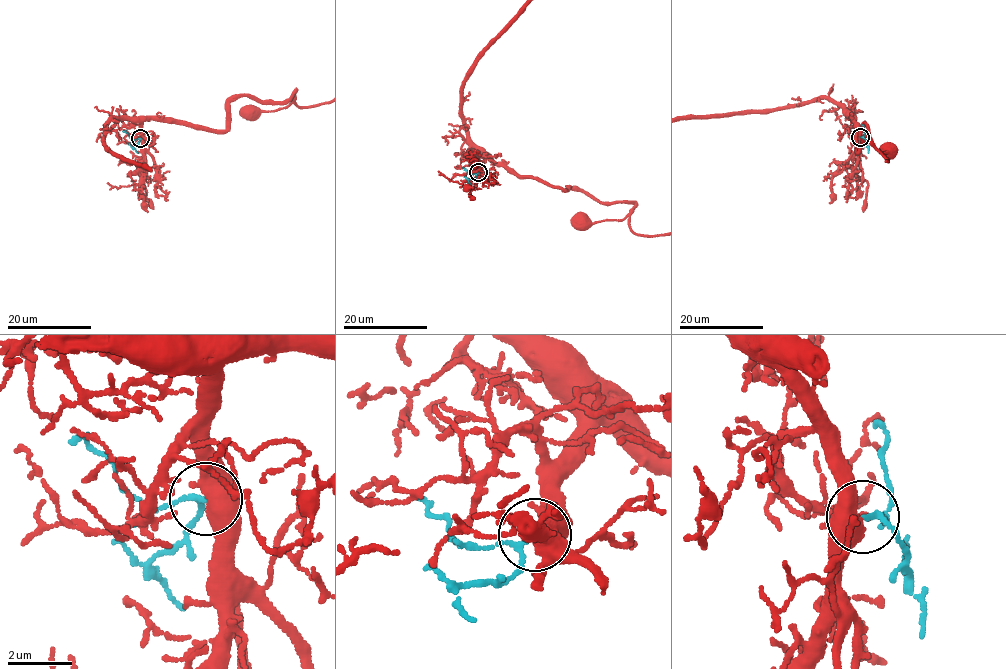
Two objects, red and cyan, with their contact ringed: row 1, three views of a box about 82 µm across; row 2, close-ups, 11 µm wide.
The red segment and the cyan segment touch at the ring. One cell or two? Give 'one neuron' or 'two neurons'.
one neuron

